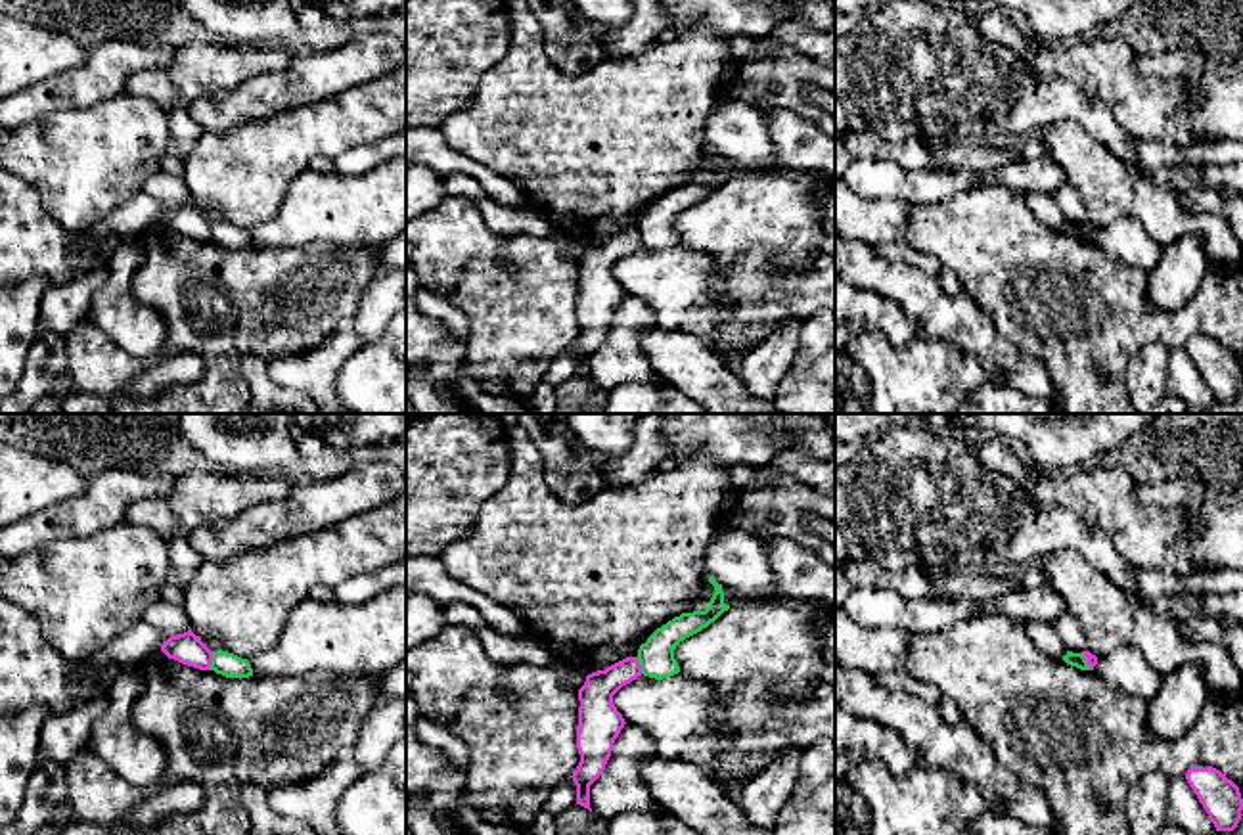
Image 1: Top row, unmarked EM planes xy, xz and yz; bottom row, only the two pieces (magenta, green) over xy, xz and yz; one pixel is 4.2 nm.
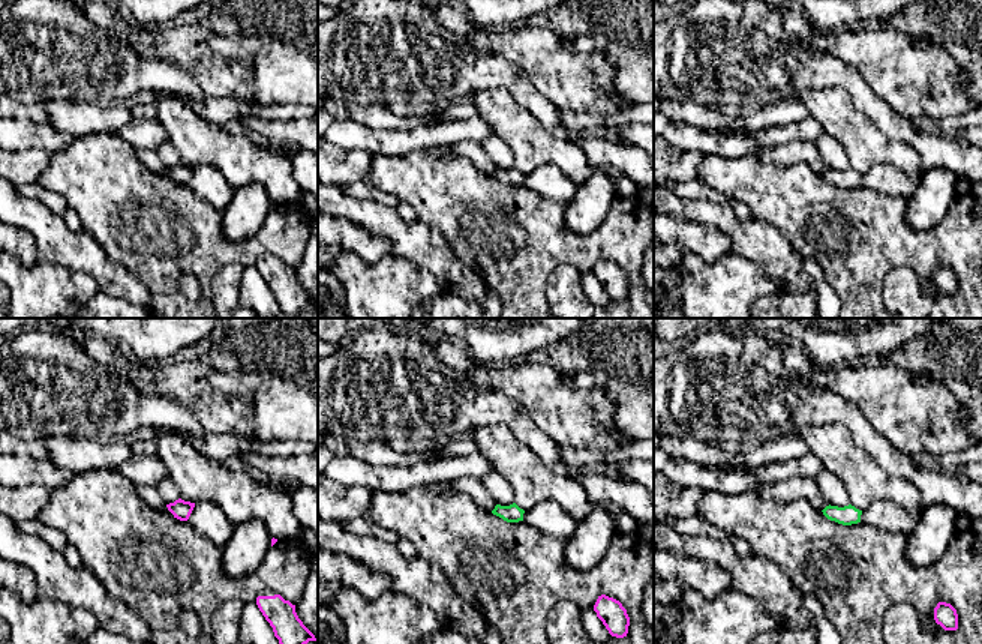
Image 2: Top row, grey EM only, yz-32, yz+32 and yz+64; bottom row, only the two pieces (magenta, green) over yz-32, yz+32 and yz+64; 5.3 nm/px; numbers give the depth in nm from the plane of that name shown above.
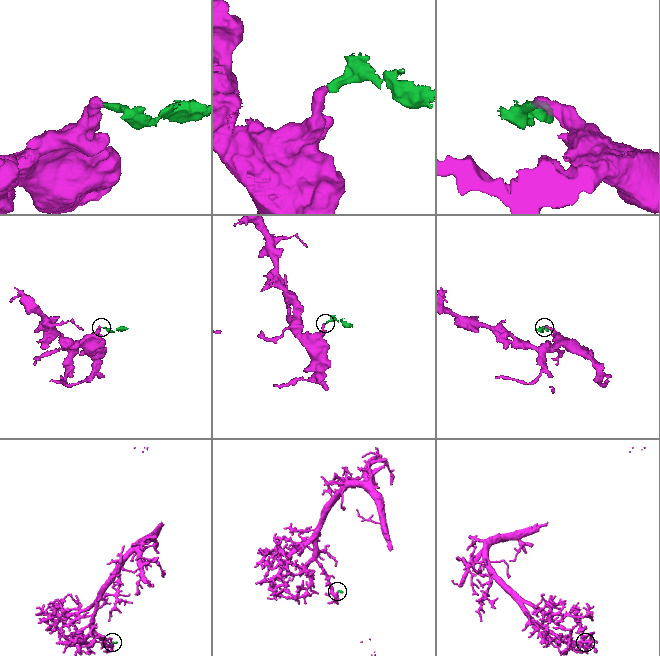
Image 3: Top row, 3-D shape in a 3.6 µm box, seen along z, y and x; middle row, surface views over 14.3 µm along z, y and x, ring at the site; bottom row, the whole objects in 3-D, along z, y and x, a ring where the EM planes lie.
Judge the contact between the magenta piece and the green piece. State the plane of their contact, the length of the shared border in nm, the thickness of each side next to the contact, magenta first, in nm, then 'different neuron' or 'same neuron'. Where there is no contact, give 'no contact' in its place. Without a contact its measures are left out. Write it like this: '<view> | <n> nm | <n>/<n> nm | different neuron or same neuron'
xy | 80 nm | 130/100 nm | different neuron

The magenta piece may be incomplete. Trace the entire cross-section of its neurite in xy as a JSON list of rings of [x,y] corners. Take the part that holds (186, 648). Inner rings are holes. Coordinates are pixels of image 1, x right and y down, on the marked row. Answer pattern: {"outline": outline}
{"outline": [[[192,630],[170,636],[163,642],[161,651],[182,665],[211,670],[213,651]]]}

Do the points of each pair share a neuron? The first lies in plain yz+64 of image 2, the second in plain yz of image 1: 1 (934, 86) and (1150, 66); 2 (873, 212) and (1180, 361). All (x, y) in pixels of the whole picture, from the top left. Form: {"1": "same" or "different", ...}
{"1": "different", "2": "different"}

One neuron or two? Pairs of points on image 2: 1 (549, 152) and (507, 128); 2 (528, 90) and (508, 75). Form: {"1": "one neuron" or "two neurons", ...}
{"1": "one neuron", "2": "one neuron"}

